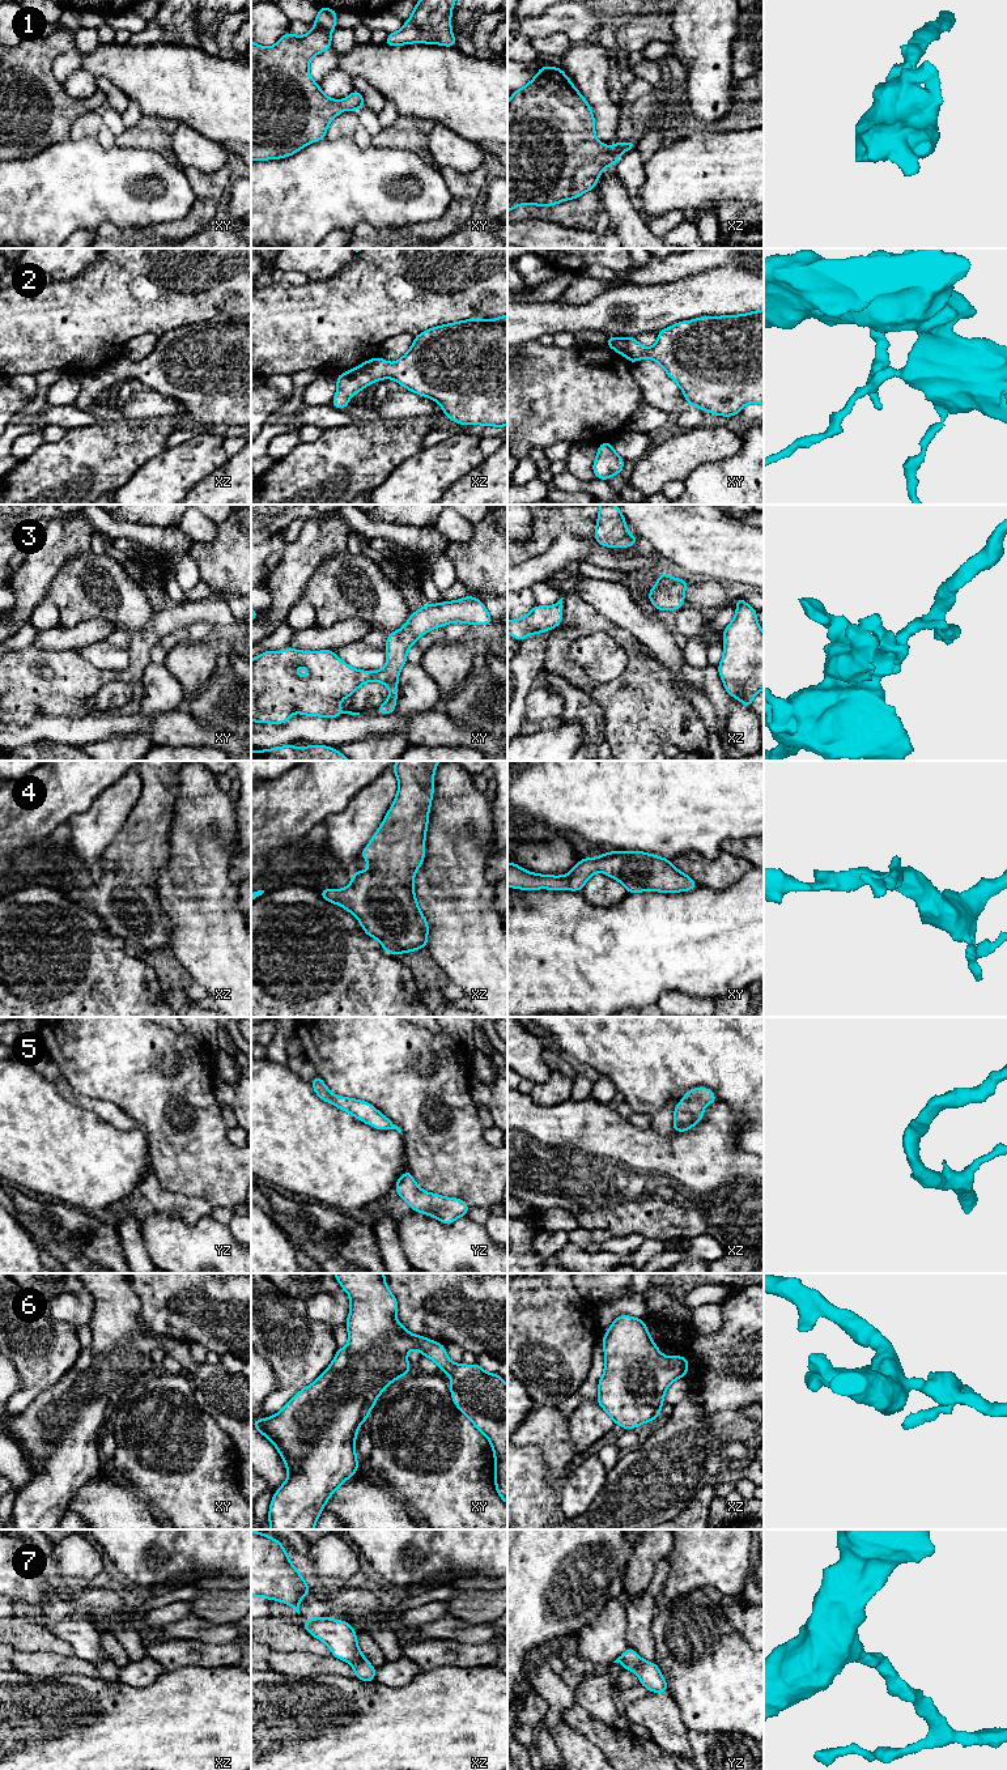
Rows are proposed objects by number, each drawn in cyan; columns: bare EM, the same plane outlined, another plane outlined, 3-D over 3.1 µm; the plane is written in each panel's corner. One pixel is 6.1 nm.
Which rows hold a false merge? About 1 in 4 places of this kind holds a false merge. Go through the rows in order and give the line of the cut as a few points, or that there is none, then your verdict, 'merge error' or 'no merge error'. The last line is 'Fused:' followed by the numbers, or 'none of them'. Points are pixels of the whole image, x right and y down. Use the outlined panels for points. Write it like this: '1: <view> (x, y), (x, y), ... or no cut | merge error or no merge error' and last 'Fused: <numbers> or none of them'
1: no cut | no merge error
2: no cut | no merge error
3: no cut | no merge error
4: no cut | no merge error
5: no cut | no merge error
6: no cut | no merge error
7: no cut | no merge error
Fused: none of them

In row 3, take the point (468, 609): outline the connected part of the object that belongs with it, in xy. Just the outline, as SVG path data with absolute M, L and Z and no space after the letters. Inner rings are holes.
M471 595L455 601L428 603L412 612L401 629L387 634L387 664L375 672L352 668L337 658L333 650L264 651L251 660L251 720L282 724L293 712L323 718L360 715L343 711L337 703L369 681L388 686L387 701L377 707L378 714L388 715L396 707L399 672L408 663L409 647L422 634L451 622L490 625L493 620L483 601ZM296 665L306 667L310 675L301 678Z

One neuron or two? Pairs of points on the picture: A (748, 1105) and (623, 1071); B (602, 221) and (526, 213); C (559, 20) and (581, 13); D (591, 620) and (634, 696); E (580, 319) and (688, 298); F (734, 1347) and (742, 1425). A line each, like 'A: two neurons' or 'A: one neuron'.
A: one neuron
B: two neurons
C: one neuron
D: one neuron
E: one neuron
F: two neurons

